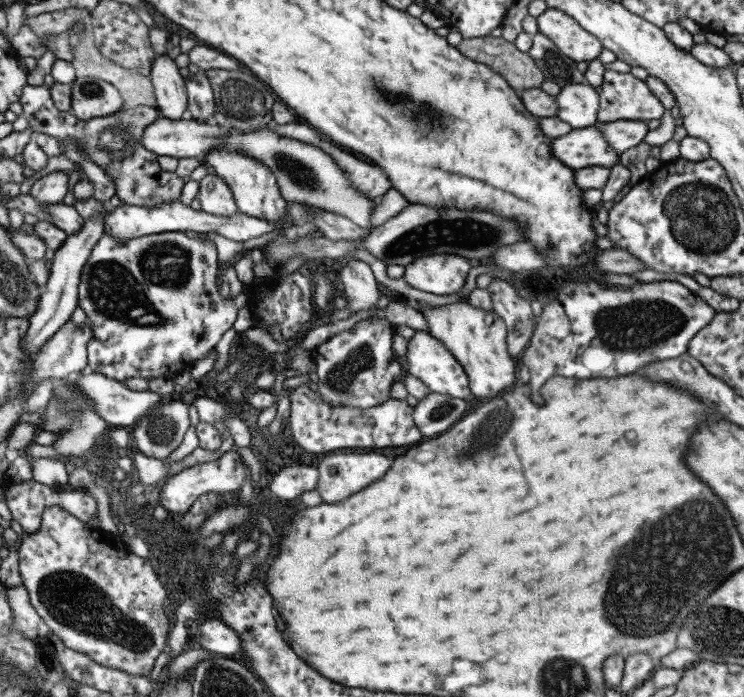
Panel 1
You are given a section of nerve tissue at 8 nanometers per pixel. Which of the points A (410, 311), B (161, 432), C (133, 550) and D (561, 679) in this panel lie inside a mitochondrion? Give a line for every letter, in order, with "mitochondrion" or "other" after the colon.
A: other
B: mitochondrion
C: other
D: mitochondrion

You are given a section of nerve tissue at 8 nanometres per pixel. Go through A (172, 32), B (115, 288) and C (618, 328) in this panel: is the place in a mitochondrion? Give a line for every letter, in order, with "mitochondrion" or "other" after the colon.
A: other
B: mitochondrion
C: mitochondrion

